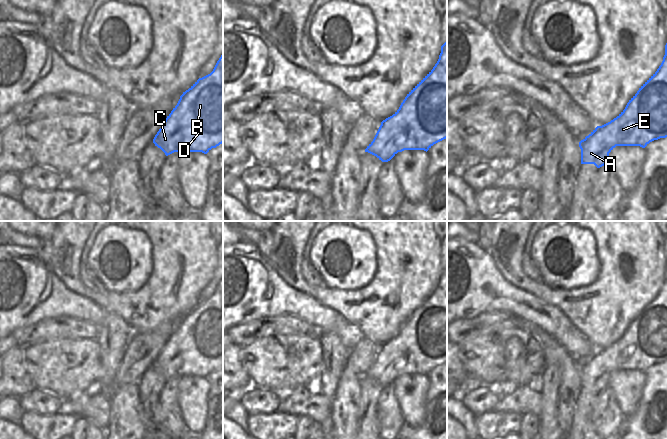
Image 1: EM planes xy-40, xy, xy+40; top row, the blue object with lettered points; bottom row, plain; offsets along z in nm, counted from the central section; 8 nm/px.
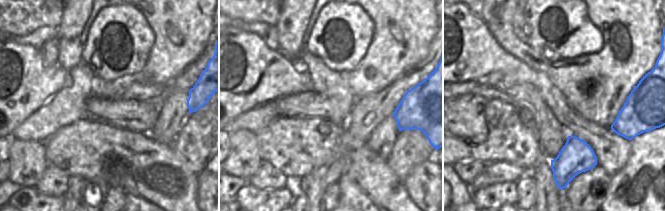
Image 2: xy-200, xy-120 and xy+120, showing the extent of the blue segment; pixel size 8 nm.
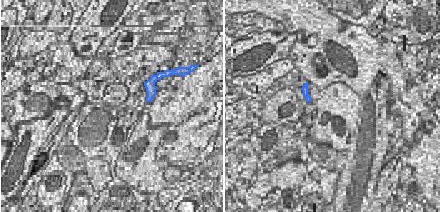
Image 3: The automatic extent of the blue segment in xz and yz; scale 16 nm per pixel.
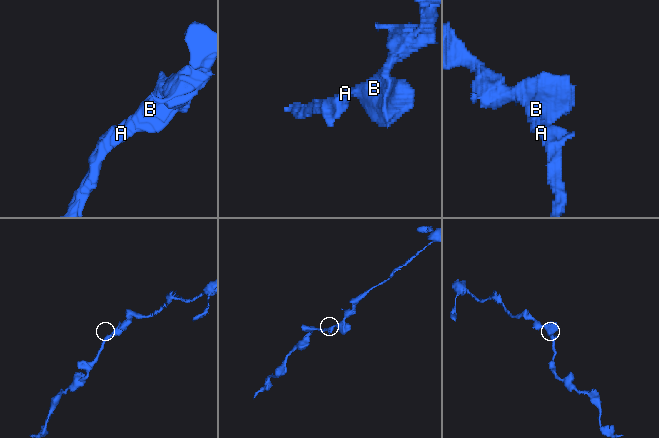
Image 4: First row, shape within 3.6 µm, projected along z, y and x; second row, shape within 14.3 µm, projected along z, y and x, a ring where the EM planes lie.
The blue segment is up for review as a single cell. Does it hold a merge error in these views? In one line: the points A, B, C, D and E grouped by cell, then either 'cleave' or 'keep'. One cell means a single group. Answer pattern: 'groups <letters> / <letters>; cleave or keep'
groups A B C D E; keep

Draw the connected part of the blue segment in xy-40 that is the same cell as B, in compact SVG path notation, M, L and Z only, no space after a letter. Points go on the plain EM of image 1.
M223 277L210 298L199 302L188 314L183 316L177 329L155 359L153 367L166 380L174 376L202 376L207 378L212 372L223 367Z

